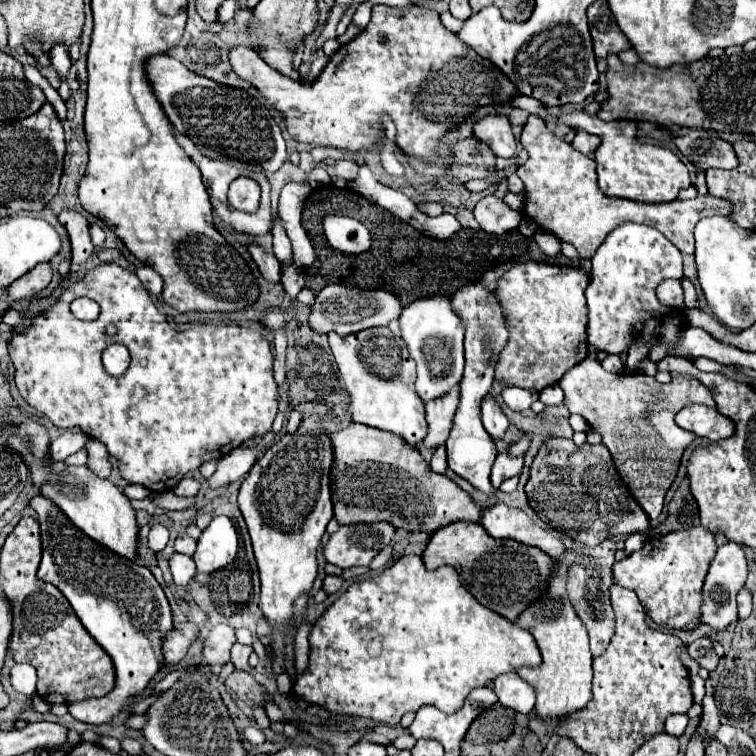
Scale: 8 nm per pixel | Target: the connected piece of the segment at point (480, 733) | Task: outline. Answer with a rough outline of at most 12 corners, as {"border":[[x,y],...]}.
{"border":[[494,704],[472,722],[464,740],[500,742],[514,732],[514,712]]}

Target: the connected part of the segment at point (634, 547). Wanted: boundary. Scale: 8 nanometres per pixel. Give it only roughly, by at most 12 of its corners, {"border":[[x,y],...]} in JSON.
{"border":[[632,534],[625,541],[624,550],[631,554],[644,546],[646,537]]}

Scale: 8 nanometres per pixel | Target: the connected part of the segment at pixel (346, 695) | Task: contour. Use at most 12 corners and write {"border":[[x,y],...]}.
{"border":[[420,556],[354,582],[294,692],[398,724],[540,666]]}

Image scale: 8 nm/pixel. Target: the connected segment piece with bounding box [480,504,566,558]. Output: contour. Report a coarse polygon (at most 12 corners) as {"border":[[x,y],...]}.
{"border":[[494,504],[480,520],[492,538],[512,538],[562,556],[564,544],[526,512]]}

